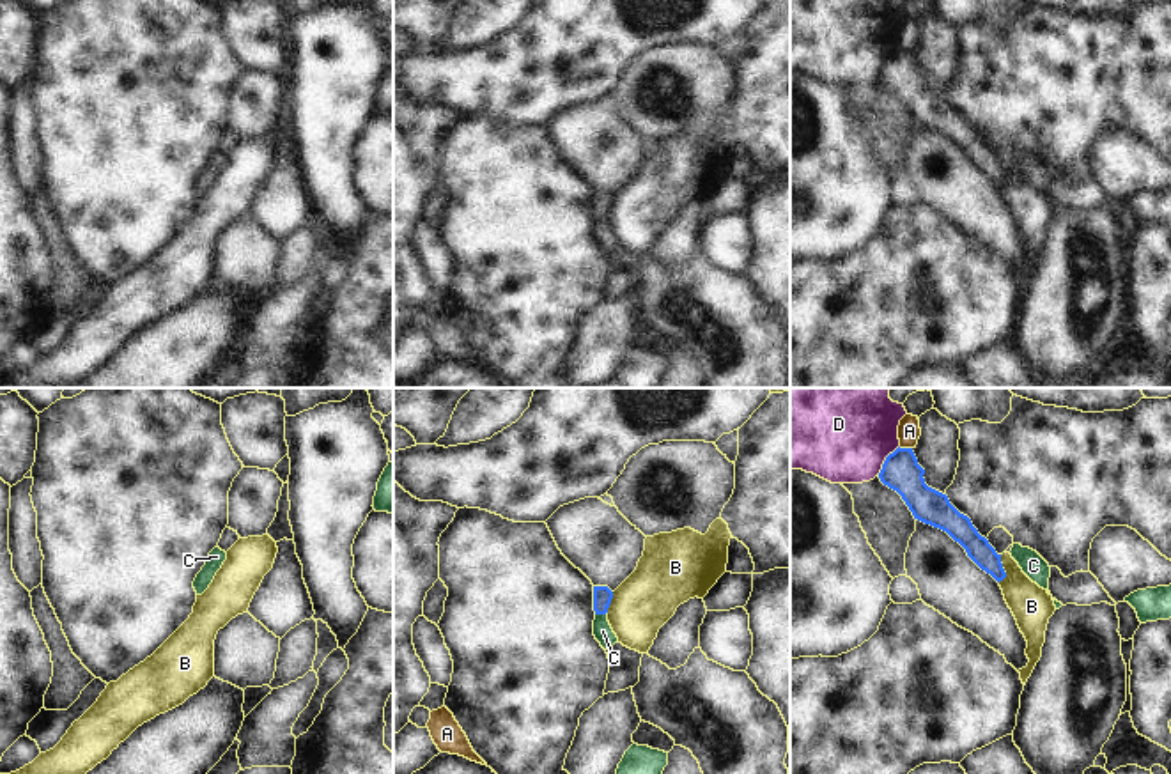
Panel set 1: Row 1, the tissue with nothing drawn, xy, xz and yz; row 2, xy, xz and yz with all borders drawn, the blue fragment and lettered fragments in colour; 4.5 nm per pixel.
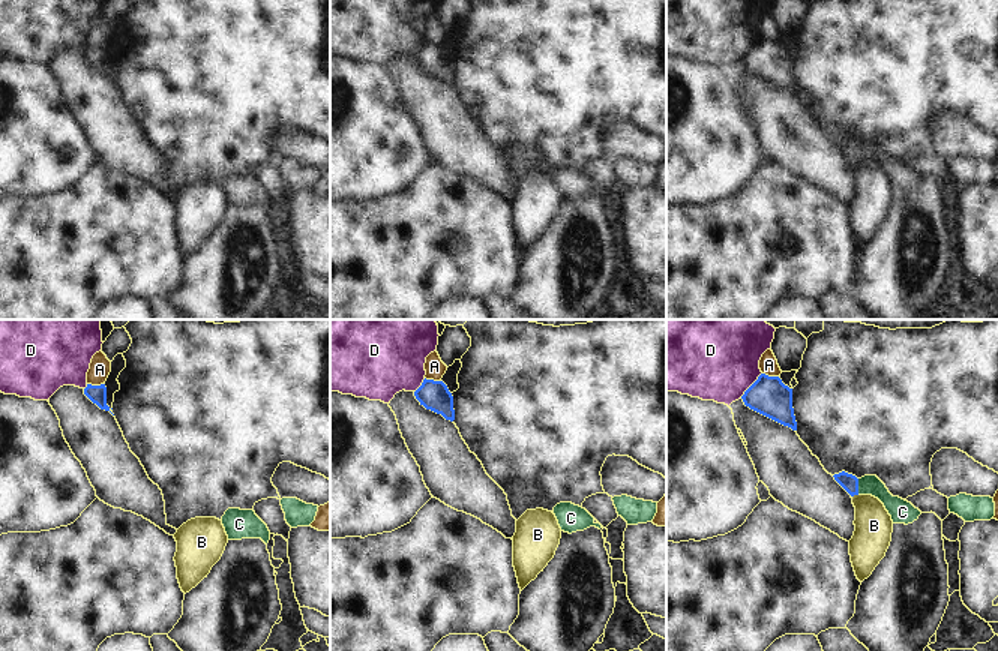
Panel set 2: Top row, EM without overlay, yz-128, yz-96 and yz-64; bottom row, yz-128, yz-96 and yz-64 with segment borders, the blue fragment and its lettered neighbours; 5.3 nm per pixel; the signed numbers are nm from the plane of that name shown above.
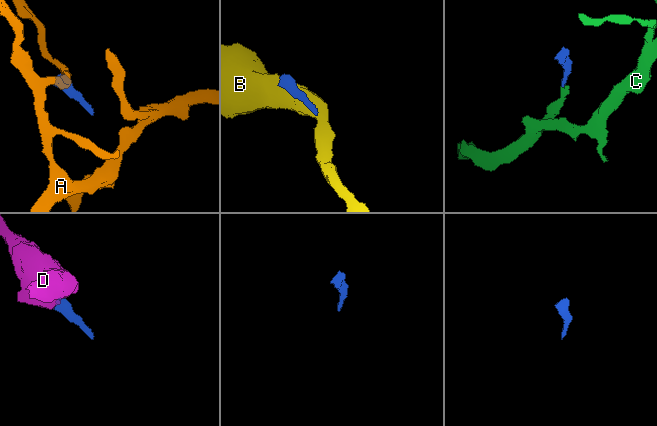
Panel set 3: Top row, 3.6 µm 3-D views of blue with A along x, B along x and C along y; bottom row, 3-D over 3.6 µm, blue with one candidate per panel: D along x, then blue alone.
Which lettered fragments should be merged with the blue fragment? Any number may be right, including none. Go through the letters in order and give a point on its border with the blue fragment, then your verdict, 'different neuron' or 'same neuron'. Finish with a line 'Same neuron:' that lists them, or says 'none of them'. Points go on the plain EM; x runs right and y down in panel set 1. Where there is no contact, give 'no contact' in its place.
A: meets blue in yz at (906, 52); different neuron
B: meets blue in yz at (1003, 172); different neuron
C: meets blue in xz at (601, 216); same neuron
D: meets blue in yz at (884, 64); different neuron
Same neuron: C

